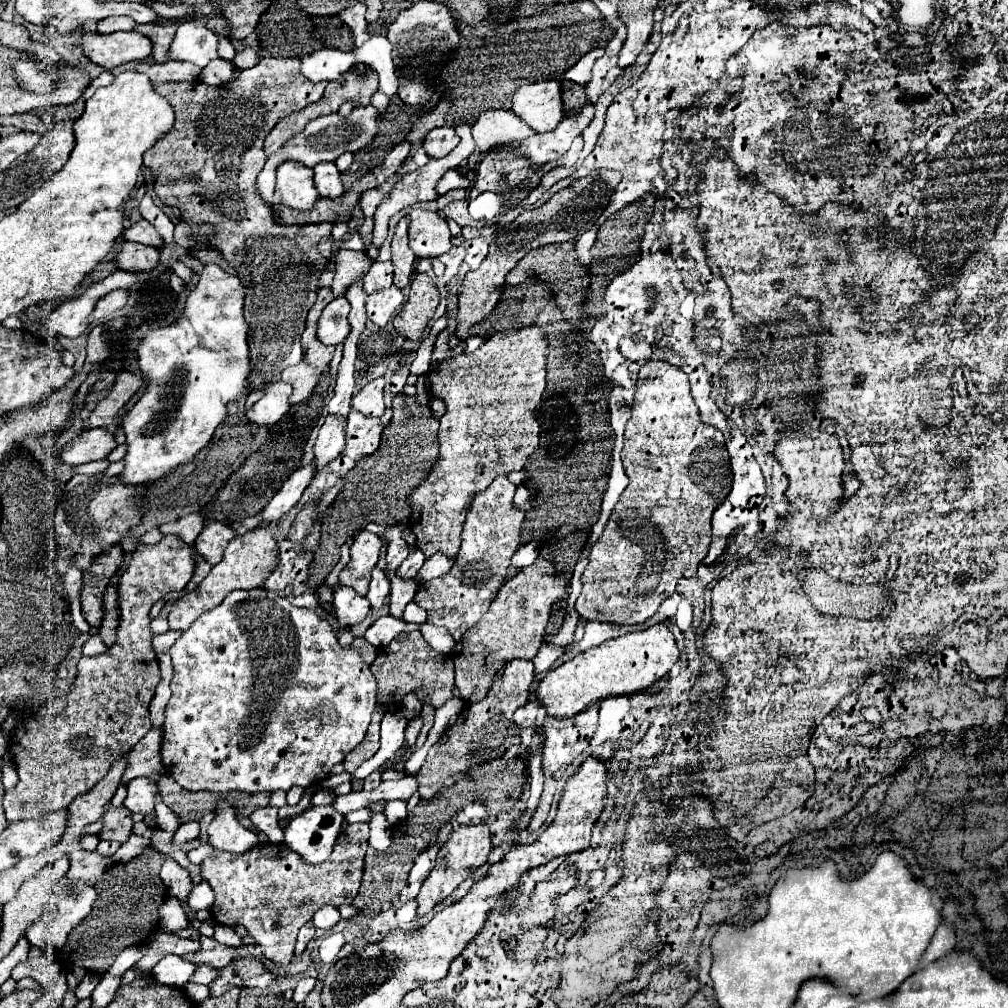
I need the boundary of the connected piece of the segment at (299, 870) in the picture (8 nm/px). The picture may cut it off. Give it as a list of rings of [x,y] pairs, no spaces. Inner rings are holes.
[[[350,824],[346,826],[340,836],[338,842],[334,846],[332,856],[322,862],[322,864],[306,864],[302,858],[298,858],[294,852],[290,850],[272,850],[278,848],[276,844],[264,844],[264,846],[256,846],[260,848],[256,852],[256,848],[244,852],[244,854],[230,854],[230,852],[216,852],[212,856],[208,856],[200,866],[200,874],[202,880],[214,890],[216,900],[210,908],[210,914],[214,916],[214,920],[218,924],[226,924],[226,926],[244,926],[248,930],[248,934],[256,940],[256,944],[260,946],[262,954],[276,962],[276,964],[288,964],[294,956],[294,944],[296,944],[296,936],[298,930],[312,920],[314,912],[326,904],[330,906],[342,906],[342,904],[352,904],[354,896],[358,894],[360,888],[360,880],[362,880],[362,870],[364,870],[364,854],[366,854],[366,846],[368,846],[368,824]]]

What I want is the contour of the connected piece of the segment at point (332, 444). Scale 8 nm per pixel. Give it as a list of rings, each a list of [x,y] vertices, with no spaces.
[[[328,416],[326,422],[322,424],[312,448],[314,454],[312,464],[316,472],[322,470],[334,458],[338,458],[338,454],[344,450],[344,428],[346,428],[346,420],[340,420],[336,416]]]

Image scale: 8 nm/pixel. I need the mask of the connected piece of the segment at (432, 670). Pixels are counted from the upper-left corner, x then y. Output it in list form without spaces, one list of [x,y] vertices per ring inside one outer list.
[[[420,632],[398,634],[388,646],[378,650],[378,656],[370,668],[378,682],[378,696],[388,696],[396,704],[402,704],[402,698],[410,692],[414,692],[422,704],[432,704],[434,708],[452,698],[454,664],[448,654],[434,652]]]

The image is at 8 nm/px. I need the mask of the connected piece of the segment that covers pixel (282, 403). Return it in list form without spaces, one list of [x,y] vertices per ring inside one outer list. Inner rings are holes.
[[[274,382],[262,400],[258,400],[252,408],[244,410],[244,416],[256,426],[270,426],[278,422],[290,408],[288,404],[290,392],[292,392],[290,384]]]

